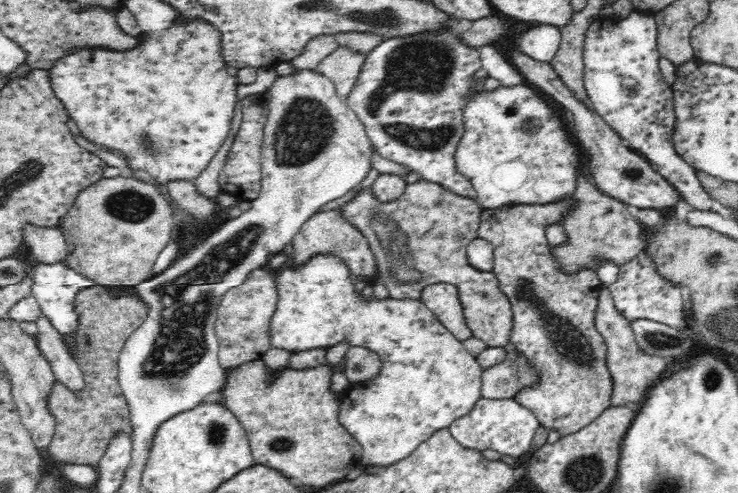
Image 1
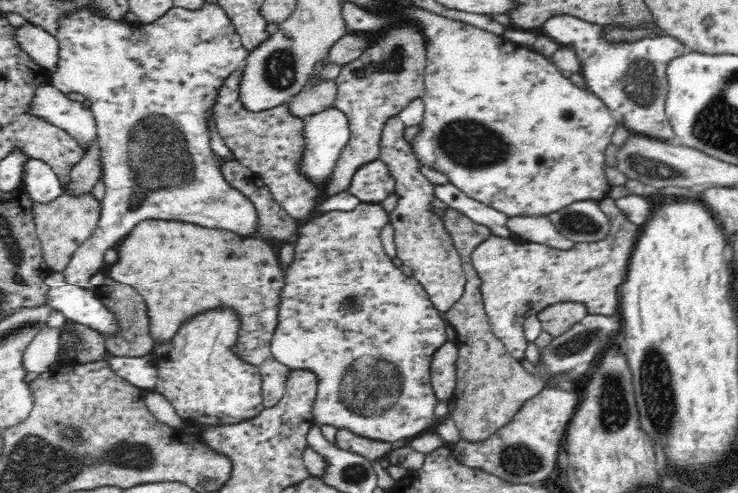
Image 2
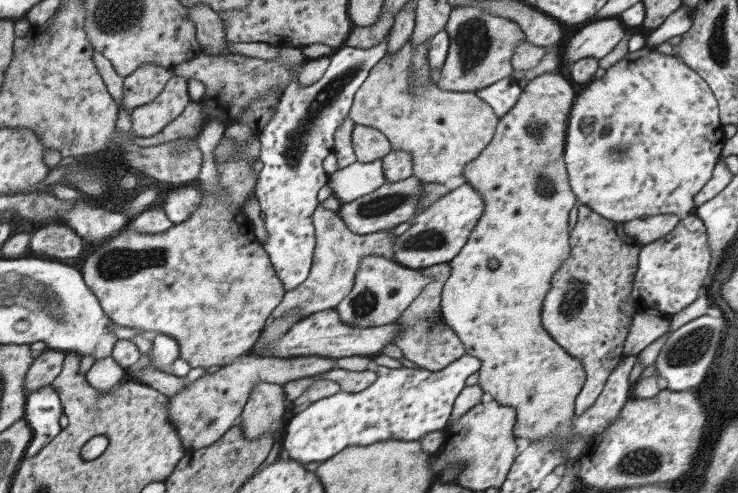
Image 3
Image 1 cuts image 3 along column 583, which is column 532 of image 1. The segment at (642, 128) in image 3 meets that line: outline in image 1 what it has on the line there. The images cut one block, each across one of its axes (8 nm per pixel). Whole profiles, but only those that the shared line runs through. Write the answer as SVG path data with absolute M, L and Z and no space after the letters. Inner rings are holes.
M524 82L518 86L500 86L490 92L474 96L462 110L464 132L454 152L456 170L470 180L478 192L478 202L484 210L494 210L502 206L544 206L558 204L574 196L578 188L578 178L588 176L584 150L574 136L570 120L560 114L548 100L538 94L538 88L530 88Z

